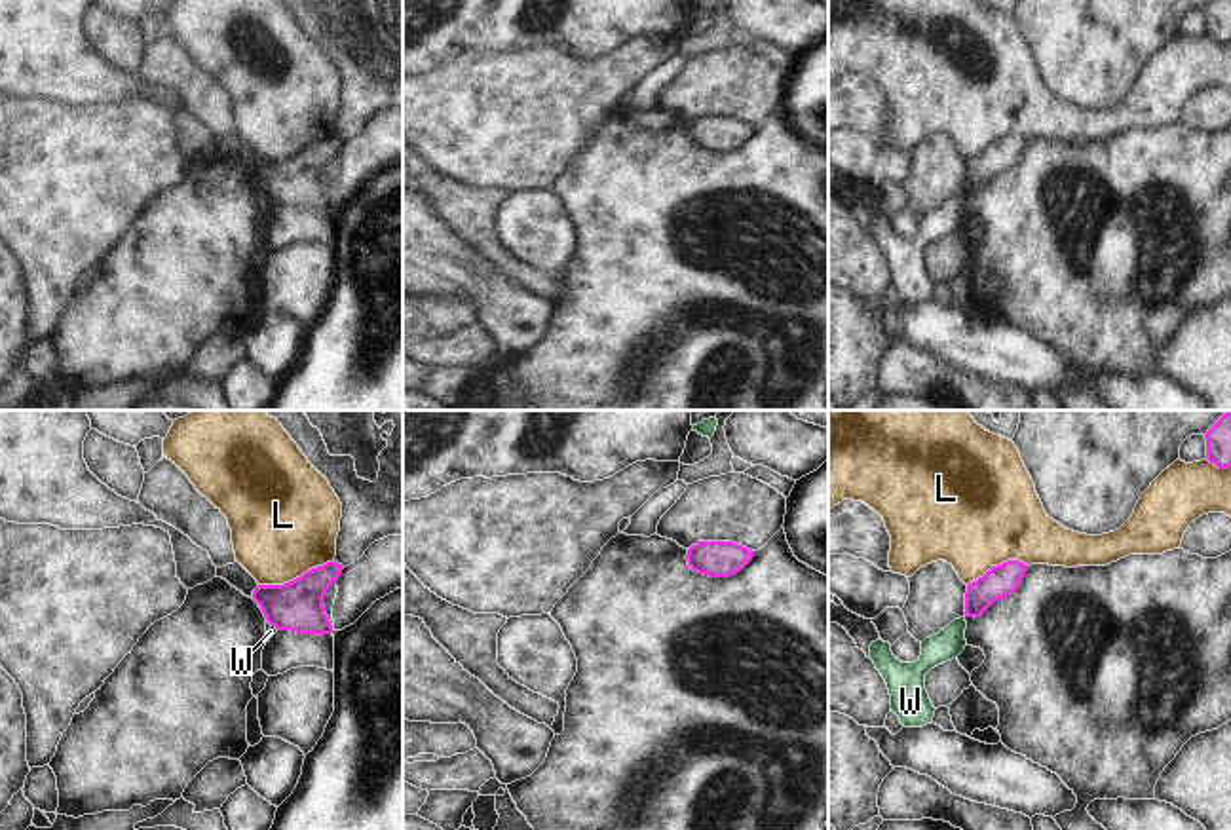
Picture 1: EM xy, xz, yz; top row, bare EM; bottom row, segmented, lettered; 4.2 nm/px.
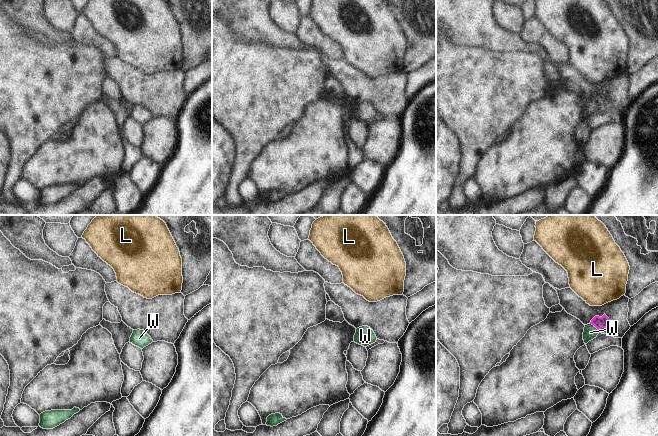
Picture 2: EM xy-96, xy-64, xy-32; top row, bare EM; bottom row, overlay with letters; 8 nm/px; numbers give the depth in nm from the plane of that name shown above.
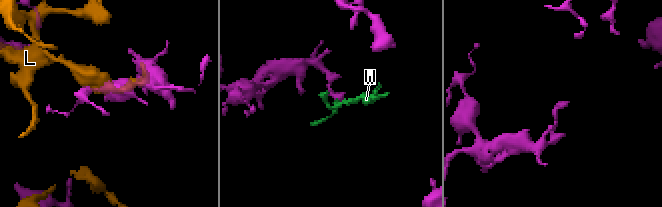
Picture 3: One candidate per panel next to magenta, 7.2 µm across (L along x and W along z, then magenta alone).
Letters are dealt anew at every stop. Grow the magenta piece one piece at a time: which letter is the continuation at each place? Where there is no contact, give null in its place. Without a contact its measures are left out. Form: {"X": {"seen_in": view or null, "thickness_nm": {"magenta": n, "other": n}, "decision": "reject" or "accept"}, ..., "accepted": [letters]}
{"L": {"seen_in": "xy", "thickness_nm": {"magenta": 220, "other": 460}, "decision": "reject"}, "W": {"seen_in": "xy", "thickness_nm": {"magenta": 220, "other": 50}, "decision": "reject"}, "accepted": []}

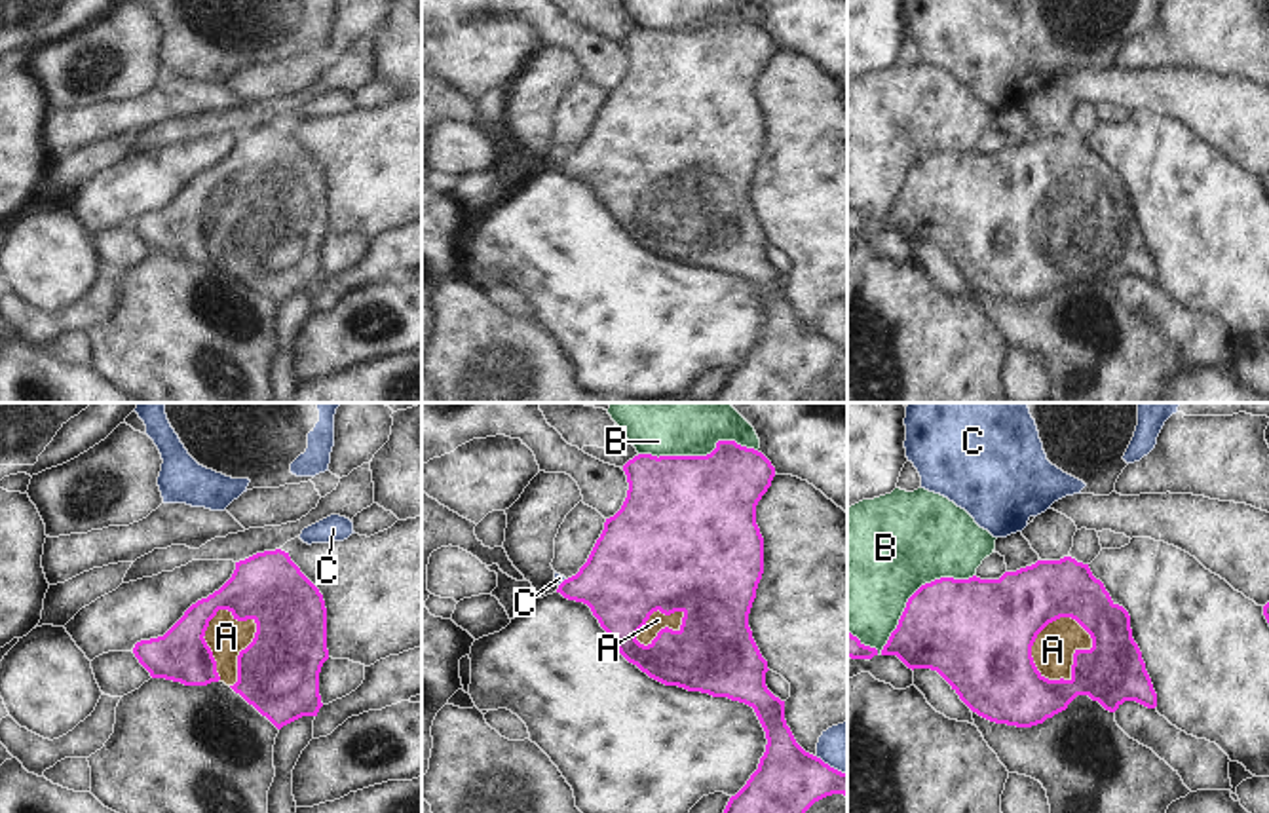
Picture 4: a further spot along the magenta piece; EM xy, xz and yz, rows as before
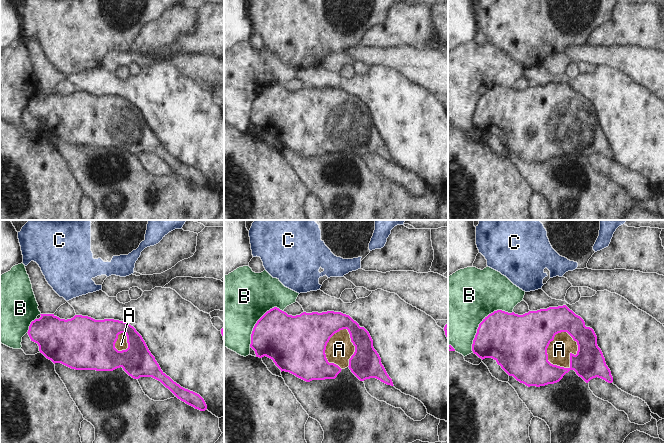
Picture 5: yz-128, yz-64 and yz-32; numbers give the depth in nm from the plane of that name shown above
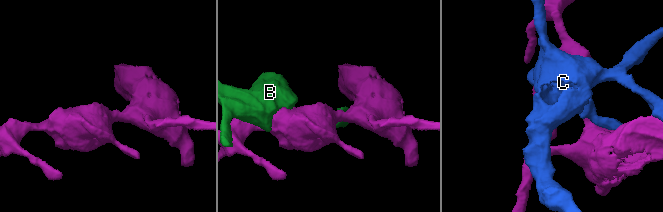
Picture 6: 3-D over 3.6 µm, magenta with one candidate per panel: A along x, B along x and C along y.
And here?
{"A": {"seen_in": "yz", "thickness_nm": {"magenta": 460, "other": 180}, "decision": "accept"}, "B": {"seen_in": "yz", "thickness_nm": {"magenta": 420, "other": 480}, "decision": "reject"}, "C": {"seen_in": "xz", "thickness_nm": {"magenta": 280, "other": 200}, "decision": "reject"}, "accepted": ["A"]}

